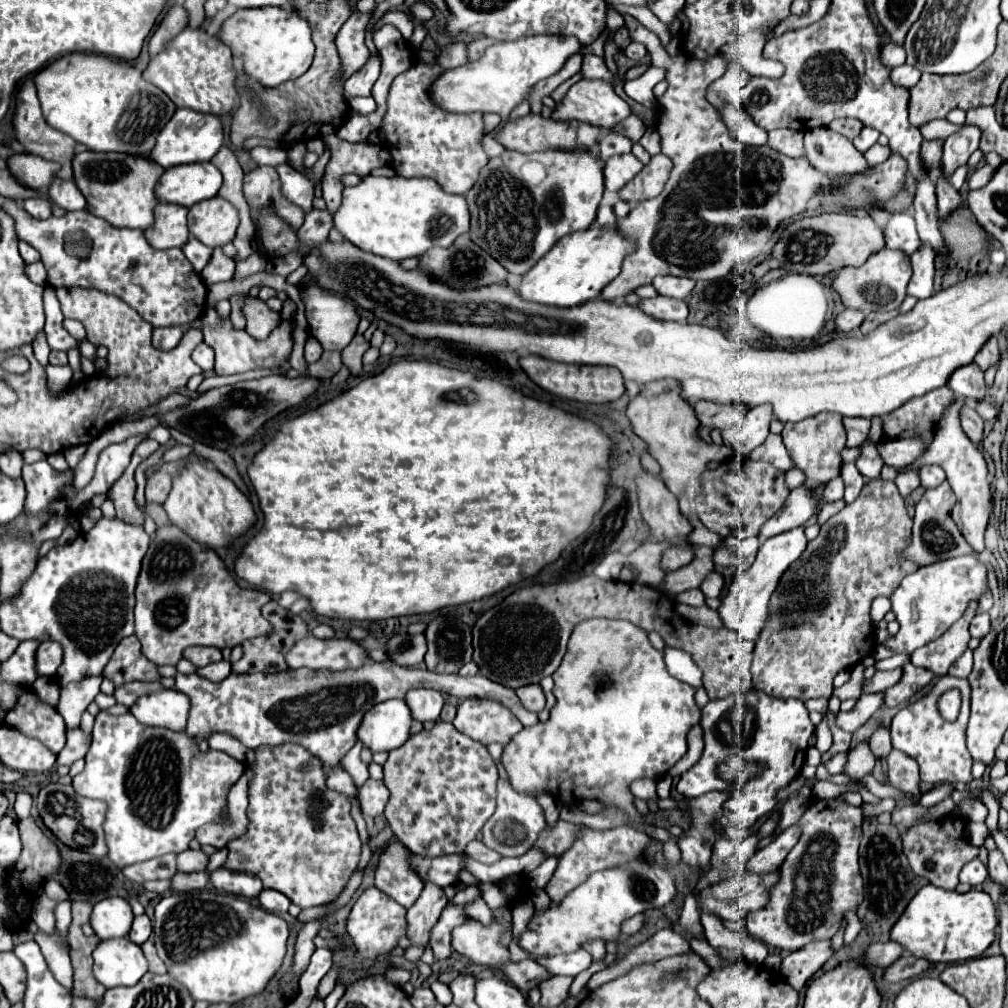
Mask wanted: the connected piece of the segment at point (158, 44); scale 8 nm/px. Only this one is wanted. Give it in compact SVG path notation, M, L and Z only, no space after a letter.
M173 5L149 39L149 55L161 53L165 45L185 27L187 27L187 11L181 5Z

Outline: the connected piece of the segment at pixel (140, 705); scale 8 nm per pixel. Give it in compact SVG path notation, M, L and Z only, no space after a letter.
M165 689L155 695L145 695L137 699L137 703L131 707L131 713L143 725L183 731L189 717L189 709L191 709L191 703L187 695L175 689Z

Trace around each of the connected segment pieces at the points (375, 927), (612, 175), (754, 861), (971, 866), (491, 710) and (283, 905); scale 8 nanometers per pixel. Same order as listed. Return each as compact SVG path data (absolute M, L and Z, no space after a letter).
M377 887L365 889L361 893L361 897L355 901L346 925L347 931L356 946L355 960L358 962L365 961L395 949L397 941L401 937L407 937L407 919L405 919L405 915L407 915L407 909L401 907L397 901L393 901L383 891L379 891Z
M633 153L609 157L609 161L605 163L605 189L607 189L607 193L617 193L641 169L643 169L643 163Z
M799 825L787 827L775 841L771 841L767 847L763 847L761 851L755 853L745 869L755 871L755 873L765 873L765 871L777 869L783 863L783 859L787 857L787 853L795 847L799 837L801 837Z
M979 859L969 861L969 863L961 869L961 873L959 873L959 881L961 881L961 883L969 883L971 887L981 885L985 879L987 879L987 867L985 867Z
M465 699L457 707L457 717L453 721L455 729L471 739L489 745L503 743L507 745L521 729L521 721L501 703L491 699Z
M263 889L257 895L257 901L261 903L263 909L267 909L271 913L277 913L277 915L285 915L287 909L289 909L289 905L291 905L291 901L283 893L279 893L275 889Z

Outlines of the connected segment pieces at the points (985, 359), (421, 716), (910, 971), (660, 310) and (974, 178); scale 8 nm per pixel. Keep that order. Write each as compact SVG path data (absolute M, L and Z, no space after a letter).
M989 337L989 343L985 343L985 347L981 347L981 351L975 355L975 363L985 371L991 365L997 365L997 359L1001 357L999 345L997 345L997 337Z
M413 689L407 693L405 703L409 705L415 721L429 723L439 719L439 713L445 701L437 689Z
M903 953L891 967L885 969L885 981L889 983L899 983L899 981L905 981L905 979L913 979L917 975L921 975L923 971L929 969L929 961L925 959L919 959L919 957L913 957L911 953Z
M661 295L653 299L641 299L637 307L647 315L653 315L655 319L665 319L665 321L685 321L689 315L685 301L661 297Z
M983 165L983 167L975 169L975 173L969 177L969 187L971 189L983 187L985 183L989 183L993 179L993 173L995 173L995 167L991 167L991 165Z

